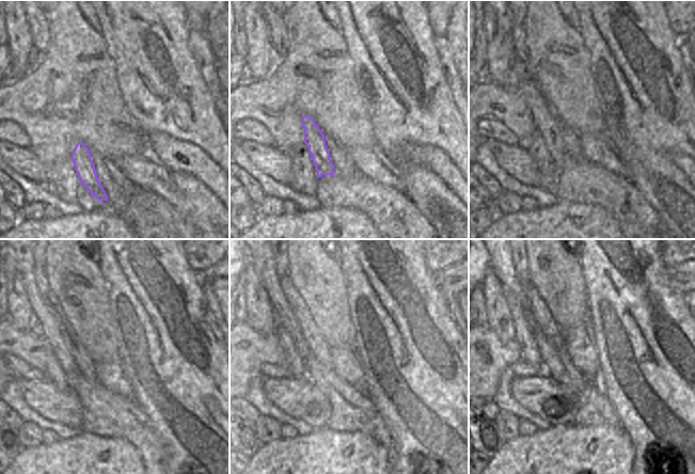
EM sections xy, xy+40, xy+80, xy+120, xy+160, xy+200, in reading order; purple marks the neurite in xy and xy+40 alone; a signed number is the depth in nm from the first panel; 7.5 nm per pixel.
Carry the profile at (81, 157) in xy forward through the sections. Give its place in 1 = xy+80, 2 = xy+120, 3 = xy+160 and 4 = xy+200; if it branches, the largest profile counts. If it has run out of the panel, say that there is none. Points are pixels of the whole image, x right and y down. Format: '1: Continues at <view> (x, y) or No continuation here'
1: Continues at xy+80 (547, 123)
2: Continues at xy+120 (48, 320)
3: Continues at xy+160 (263, 261)
4: Continues at xy+200 (501, 263).

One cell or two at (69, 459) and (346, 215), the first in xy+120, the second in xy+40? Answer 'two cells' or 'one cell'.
one cell

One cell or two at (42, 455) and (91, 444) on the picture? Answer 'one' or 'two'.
one

